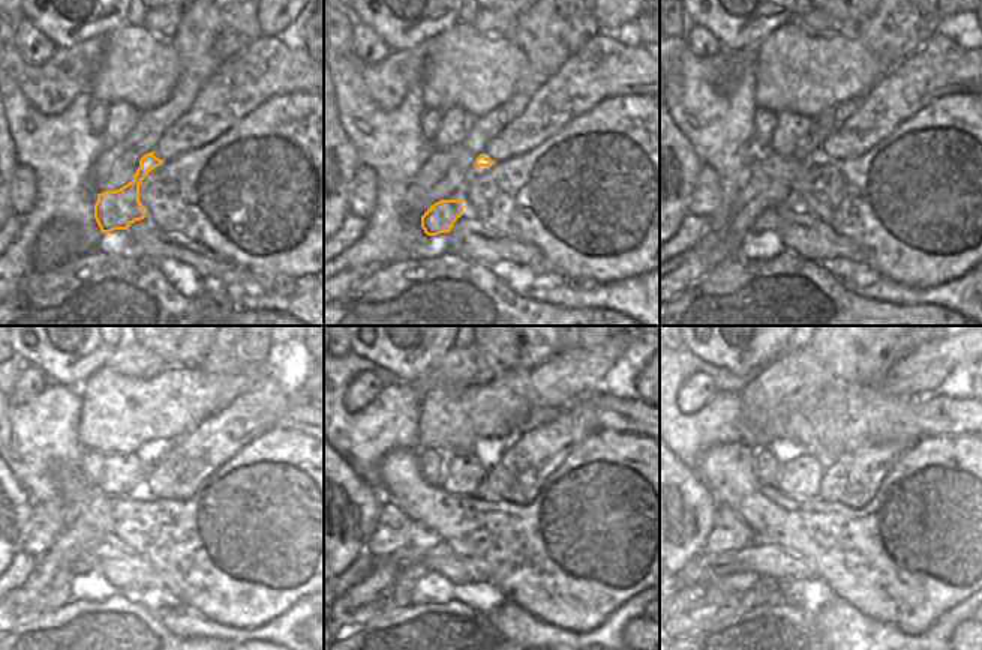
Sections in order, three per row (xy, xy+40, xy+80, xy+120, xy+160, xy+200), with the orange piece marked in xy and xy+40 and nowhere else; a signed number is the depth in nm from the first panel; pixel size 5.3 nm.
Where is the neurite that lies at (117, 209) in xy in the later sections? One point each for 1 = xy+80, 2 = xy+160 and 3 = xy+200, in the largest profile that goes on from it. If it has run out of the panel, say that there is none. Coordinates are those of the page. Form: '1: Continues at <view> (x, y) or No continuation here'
1: Continues at xy+80 (768, 221)
2: Continues at xy+160 (408, 577)
3: Continues at xy+200 (739, 583).

